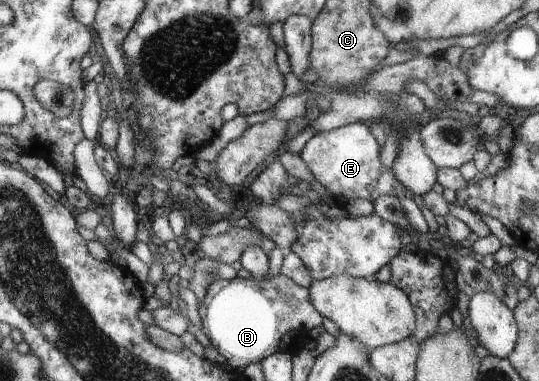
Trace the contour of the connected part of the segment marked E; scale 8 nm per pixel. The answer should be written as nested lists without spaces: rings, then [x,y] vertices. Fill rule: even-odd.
[[[364,122],[330,131],[320,131],[306,142],[305,147],[299,153],[316,181],[325,187],[330,195],[344,197],[347,201],[357,198],[366,199],[371,203],[382,195],[394,196],[399,200],[406,219],[415,230],[414,233],[423,235],[431,232],[437,237],[436,232],[426,224],[424,215],[420,212],[418,200],[412,199],[410,191],[406,193],[406,188],[399,182],[395,172],[384,167],[382,161],[378,159],[380,145]]]

